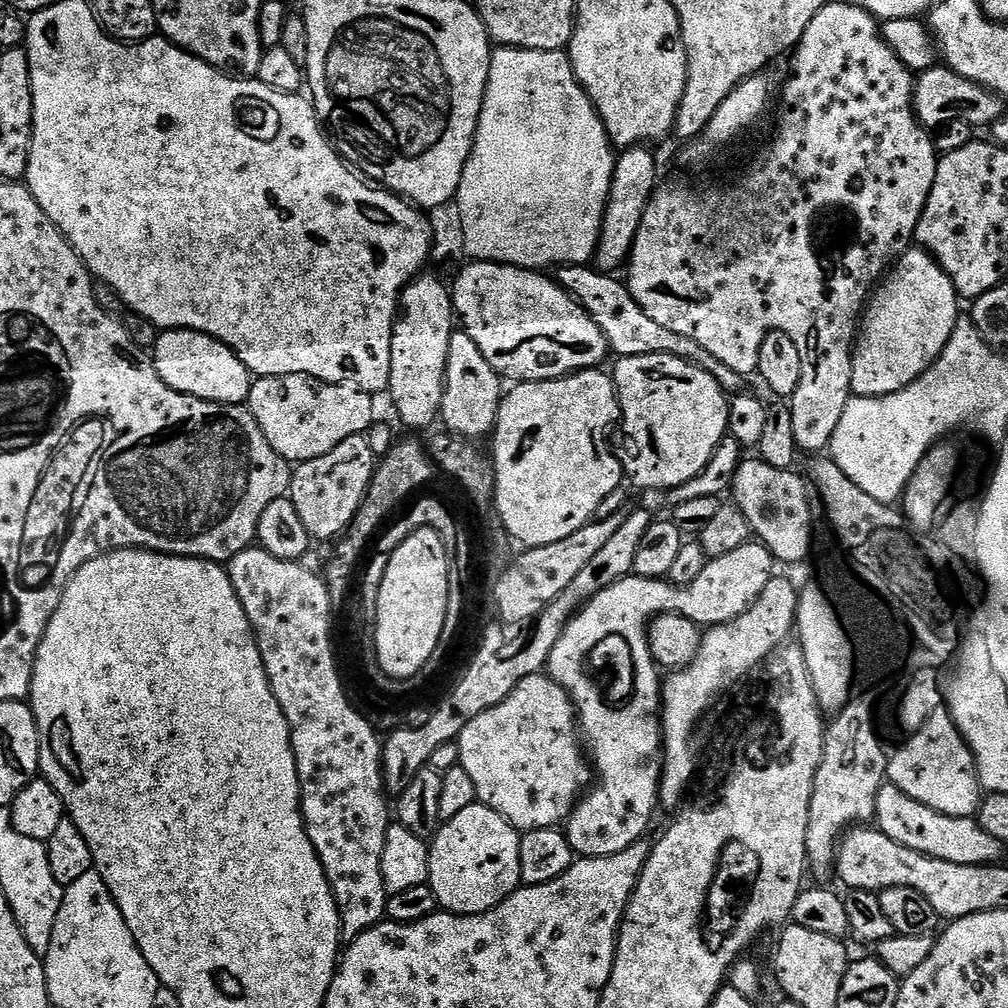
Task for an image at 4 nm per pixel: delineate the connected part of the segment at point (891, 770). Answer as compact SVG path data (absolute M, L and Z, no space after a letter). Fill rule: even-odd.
M944 710L931 712L920 729L913 732L903 741L904 744L896 753L889 755L887 783L892 784L902 794L910 794L914 802L922 802L922 806L930 806L930 810L938 810L947 816L975 817L980 810L982 789L980 776L976 773L976 757L963 740L962 734L956 729L955 722Z

